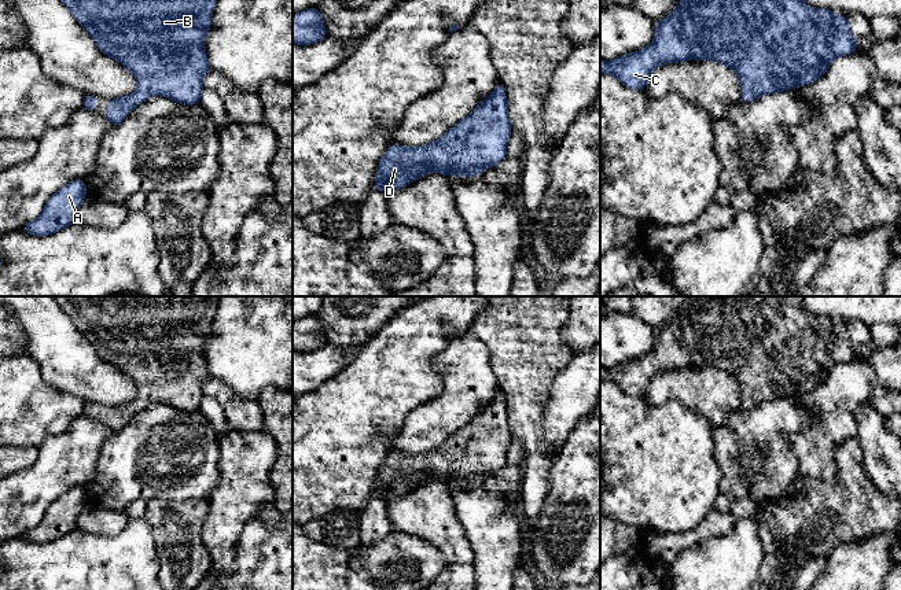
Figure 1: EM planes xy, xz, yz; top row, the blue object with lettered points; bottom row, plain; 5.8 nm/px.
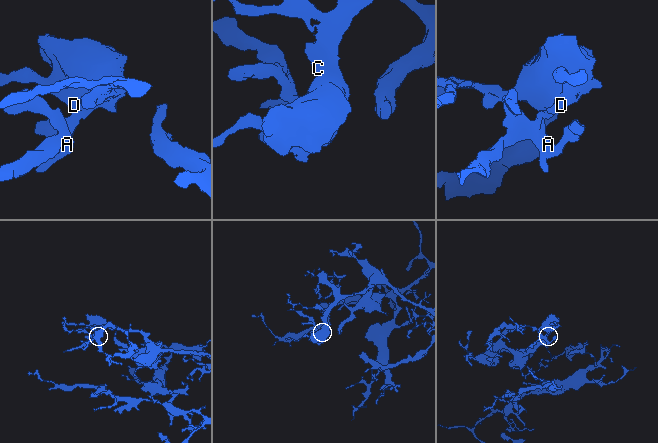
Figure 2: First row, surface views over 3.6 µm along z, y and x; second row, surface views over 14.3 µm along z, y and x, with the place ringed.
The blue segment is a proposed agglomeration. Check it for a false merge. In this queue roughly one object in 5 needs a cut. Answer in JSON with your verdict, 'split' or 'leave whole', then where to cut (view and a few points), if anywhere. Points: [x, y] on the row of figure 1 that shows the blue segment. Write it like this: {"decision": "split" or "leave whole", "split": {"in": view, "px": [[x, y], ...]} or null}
{"decision": "leave whole", "split": null}

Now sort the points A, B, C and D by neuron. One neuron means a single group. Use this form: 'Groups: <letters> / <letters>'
Groups: A B C D

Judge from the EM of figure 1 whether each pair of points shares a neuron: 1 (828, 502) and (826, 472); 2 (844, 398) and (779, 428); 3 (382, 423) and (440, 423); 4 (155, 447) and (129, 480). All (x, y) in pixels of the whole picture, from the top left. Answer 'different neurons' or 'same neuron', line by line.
1: different neurons
2: different neurons
3: different neurons
4: same neuron

